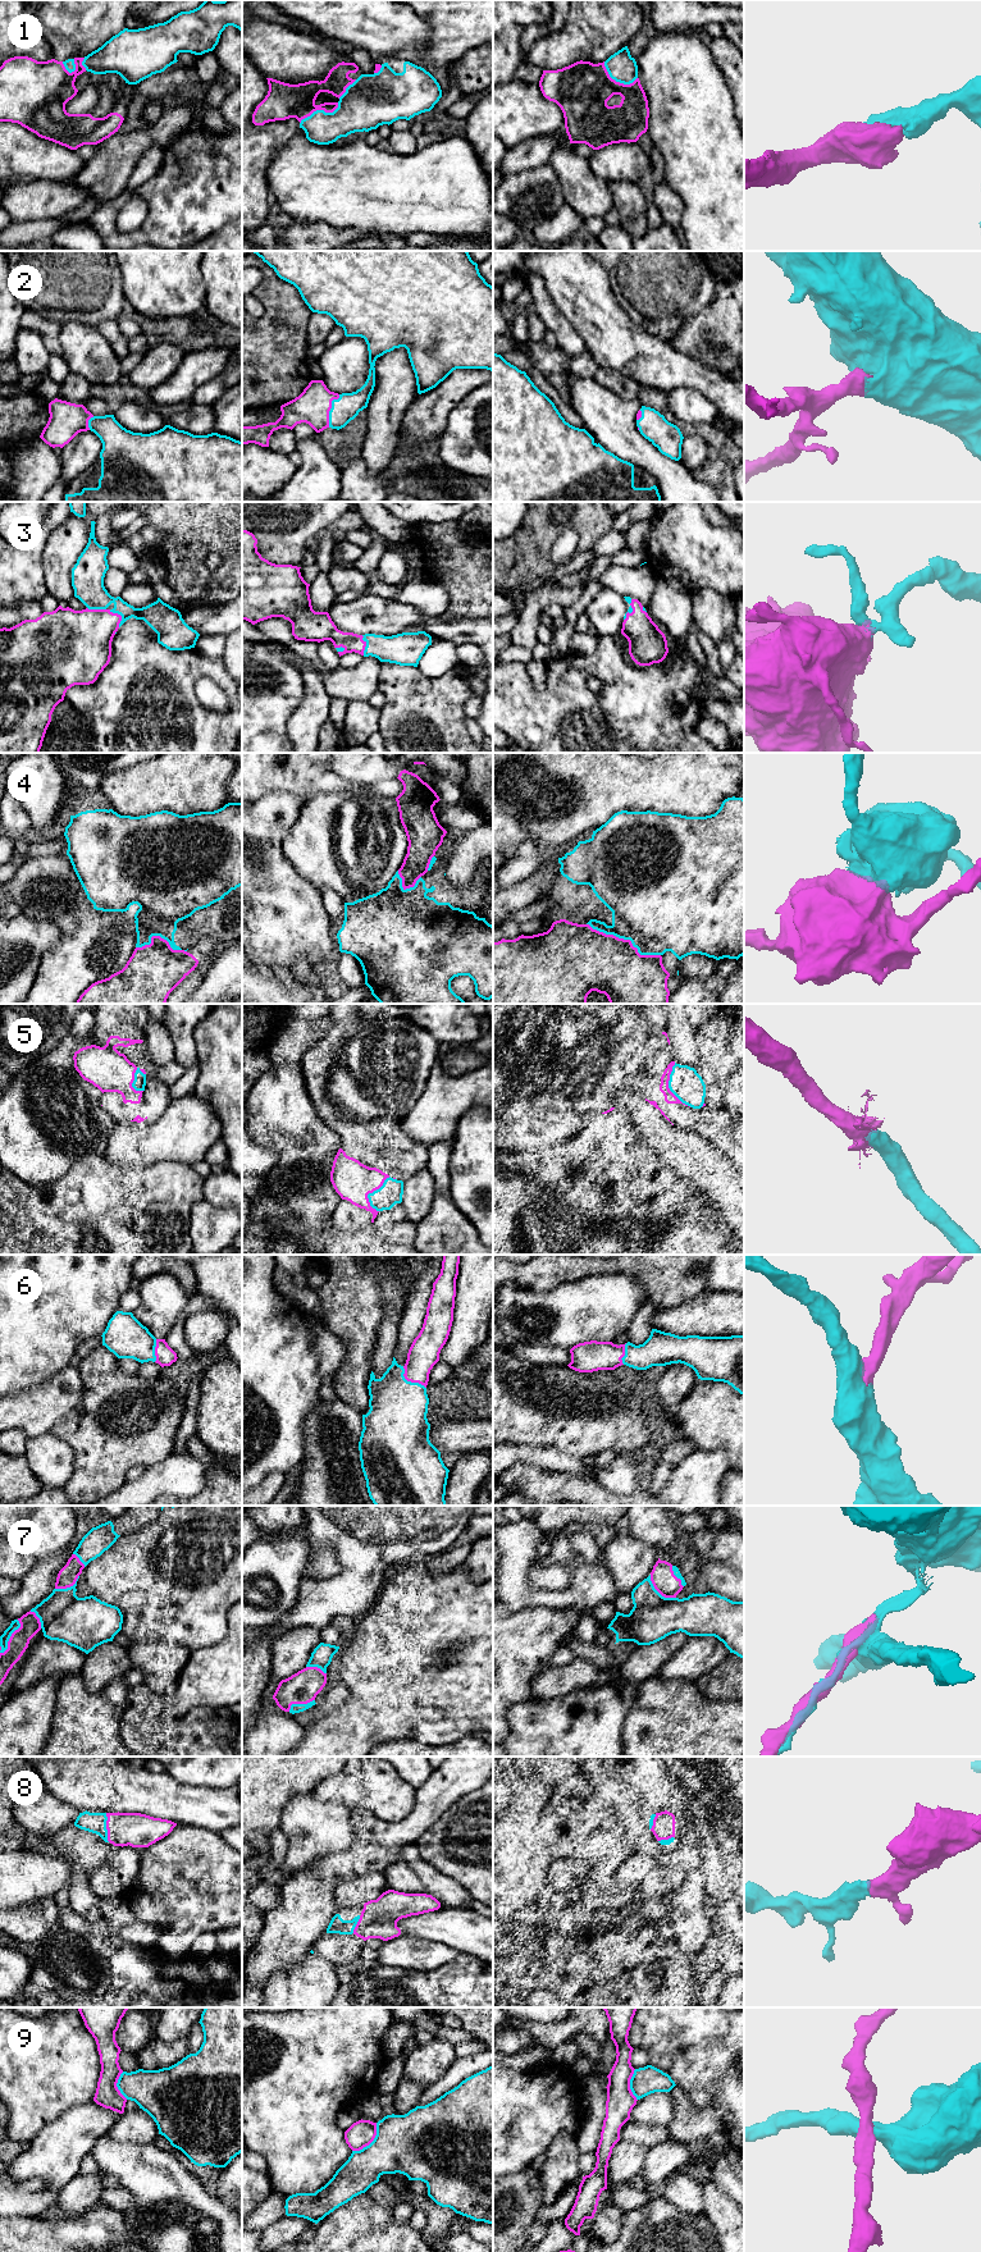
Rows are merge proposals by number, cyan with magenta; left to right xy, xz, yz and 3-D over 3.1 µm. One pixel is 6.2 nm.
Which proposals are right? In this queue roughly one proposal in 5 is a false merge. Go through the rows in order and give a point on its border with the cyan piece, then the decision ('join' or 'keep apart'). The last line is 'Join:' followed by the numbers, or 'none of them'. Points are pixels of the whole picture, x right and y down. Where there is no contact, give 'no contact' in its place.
1: contact xz (319, 110); join
2: contact xz (331, 410); join
3: contact xy (121, 615); join
4: contact yz (625, 939); keep apart
5: contact yz (669, 1087); join
6: contact xz (410, 1382); join
7: contact yz (657, 1592); join
8: contact xy (105, 1827); join
9: contact xz (372, 2142); keep apart
Join: 1, 2, 3, 5, 6, 7, 8

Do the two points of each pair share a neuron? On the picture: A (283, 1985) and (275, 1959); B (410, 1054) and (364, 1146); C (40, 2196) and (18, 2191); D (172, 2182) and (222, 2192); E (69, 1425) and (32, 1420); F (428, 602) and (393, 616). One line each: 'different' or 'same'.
A: different
B: same
C: same
D: different
E: different
F: different

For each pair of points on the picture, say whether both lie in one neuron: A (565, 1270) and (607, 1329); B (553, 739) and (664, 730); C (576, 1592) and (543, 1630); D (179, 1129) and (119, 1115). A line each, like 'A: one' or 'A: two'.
A: two
B: one
C: two
D: two

